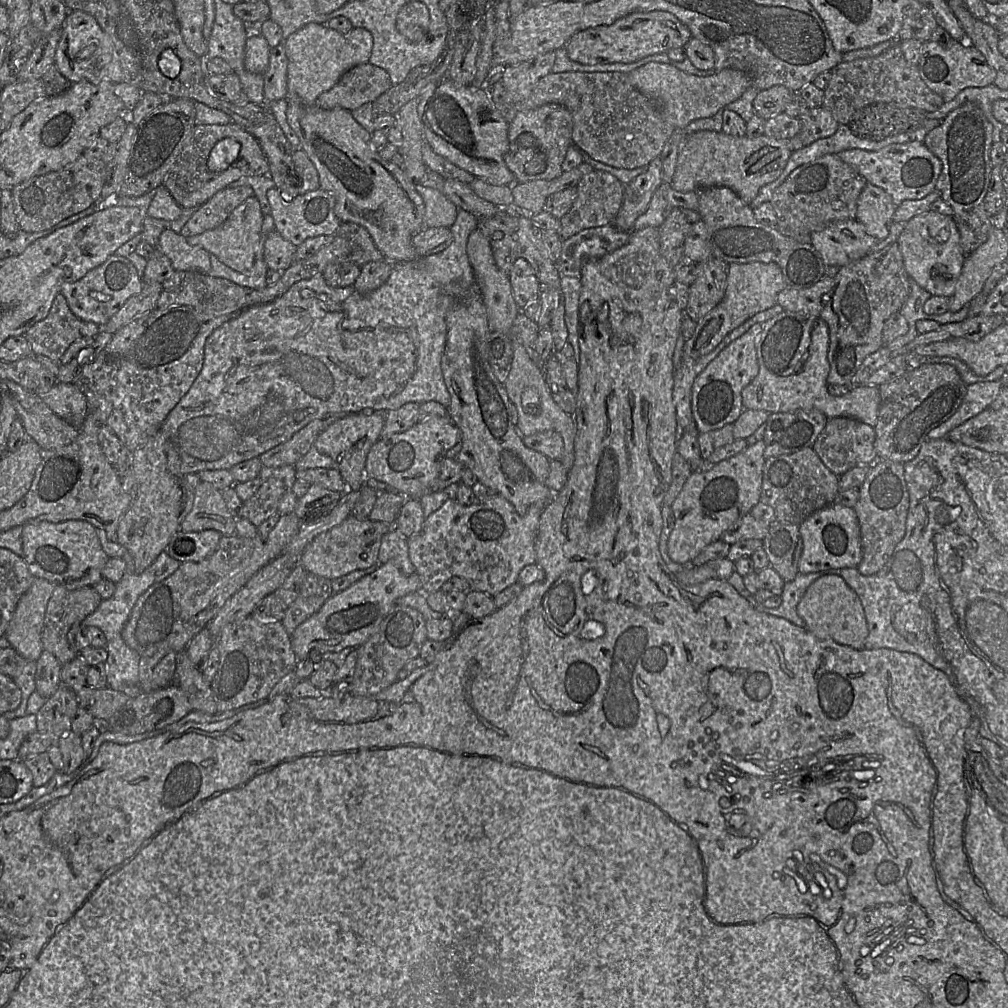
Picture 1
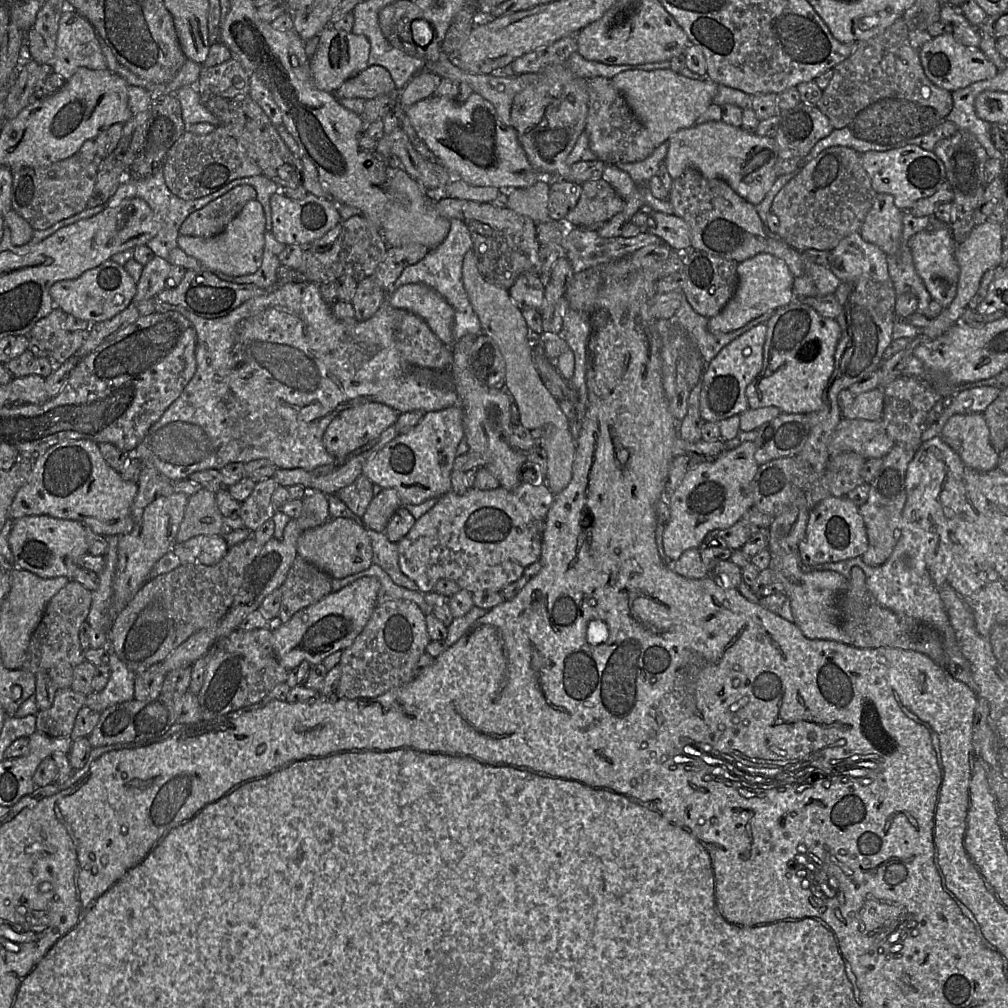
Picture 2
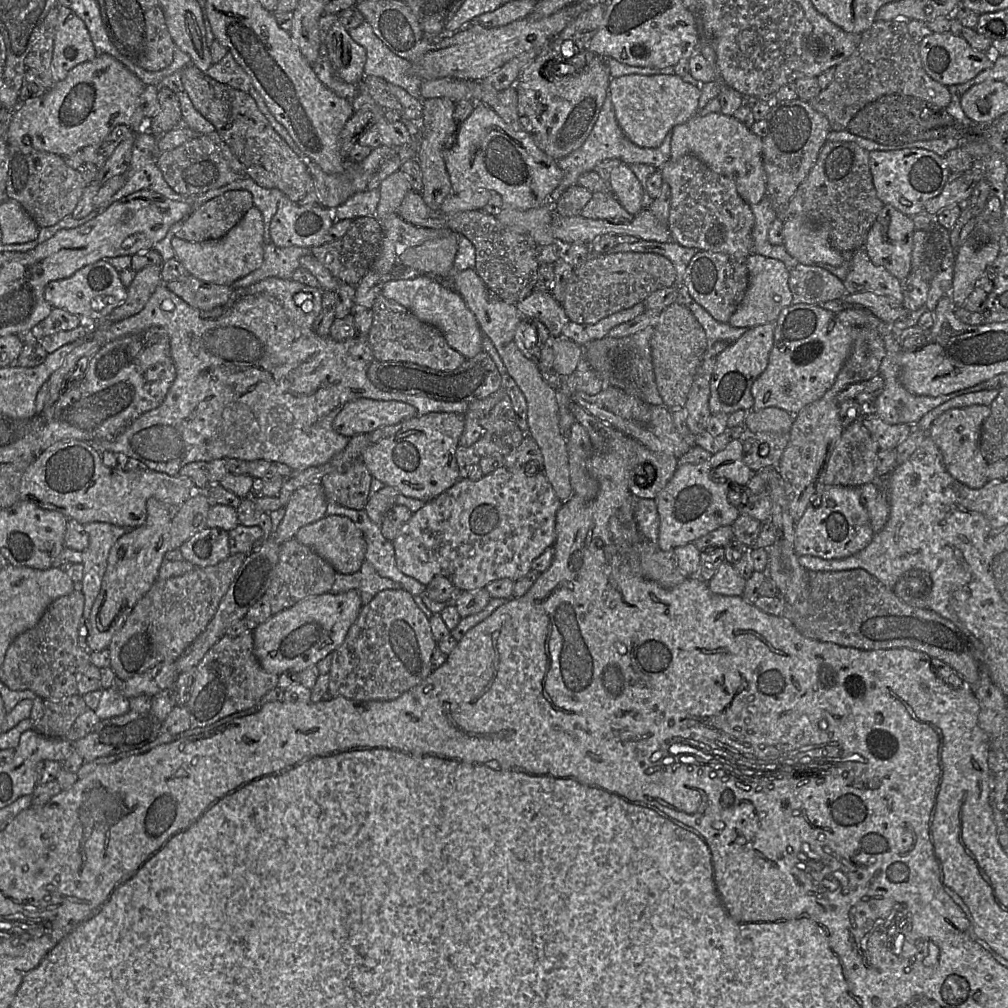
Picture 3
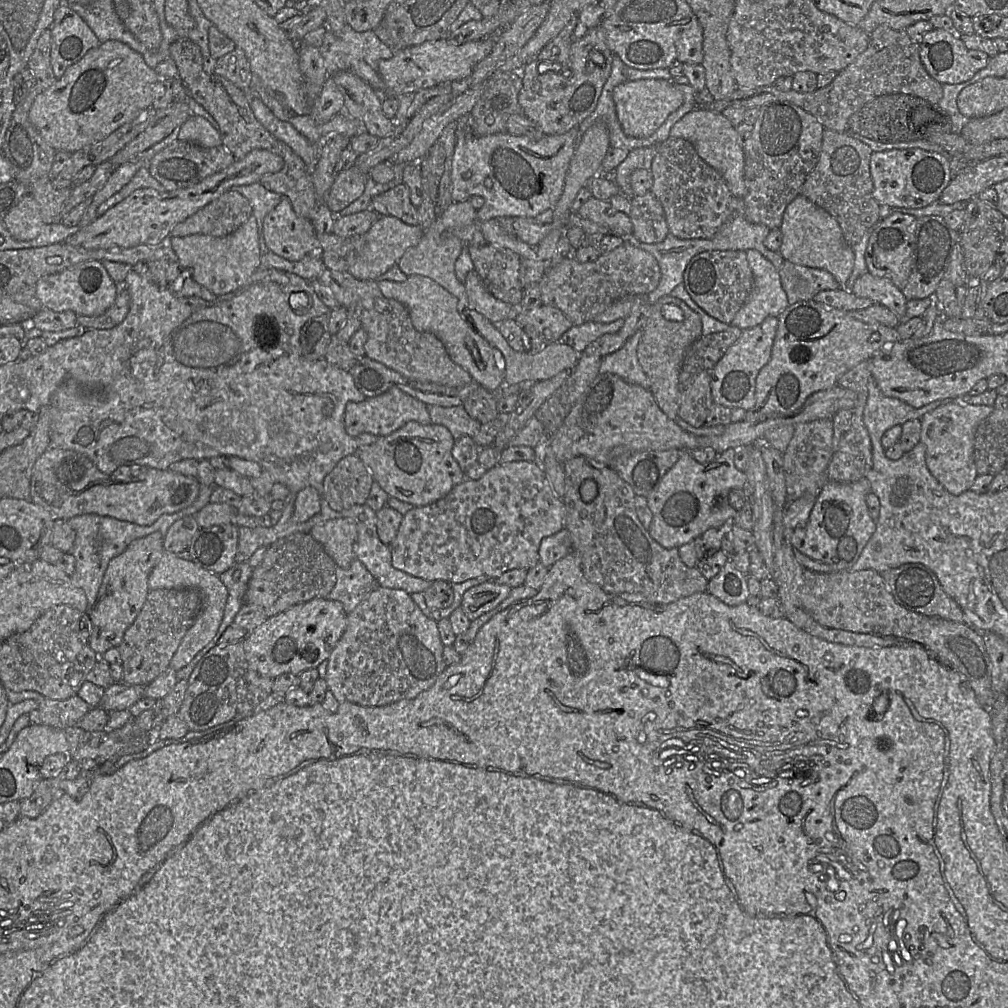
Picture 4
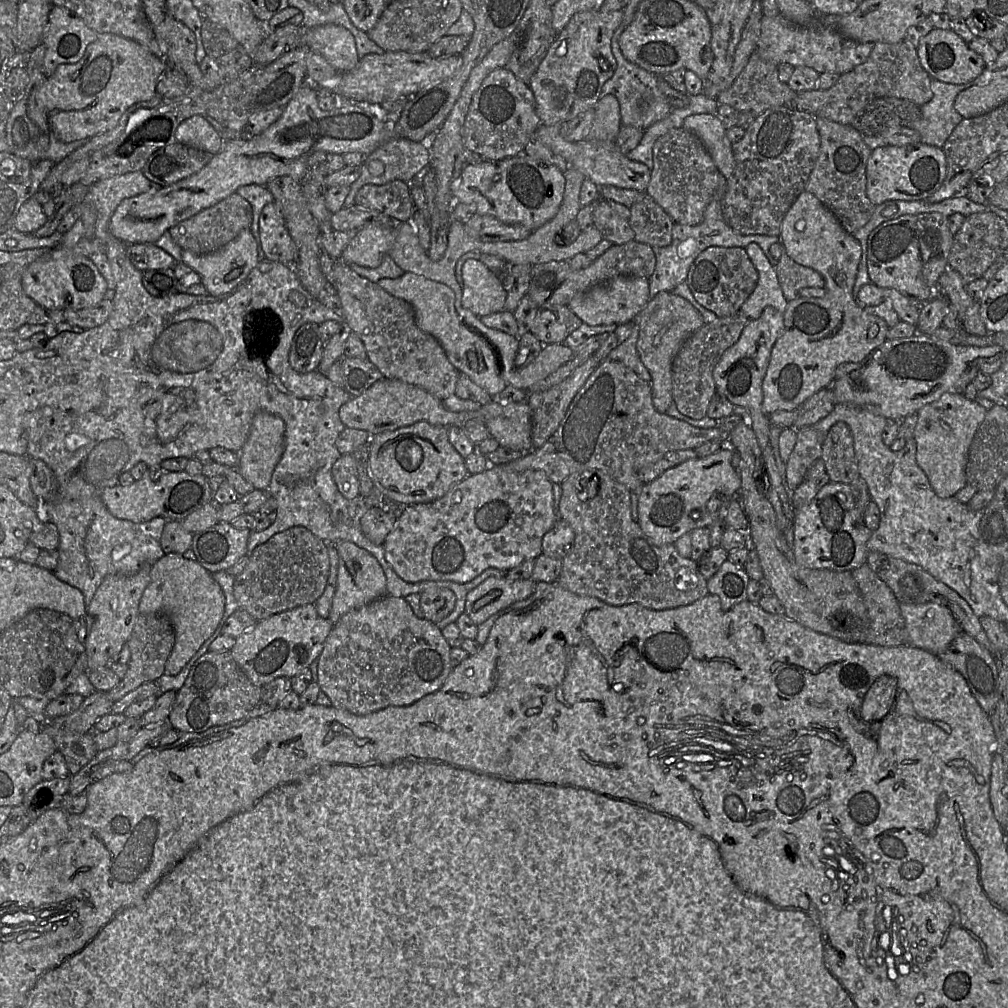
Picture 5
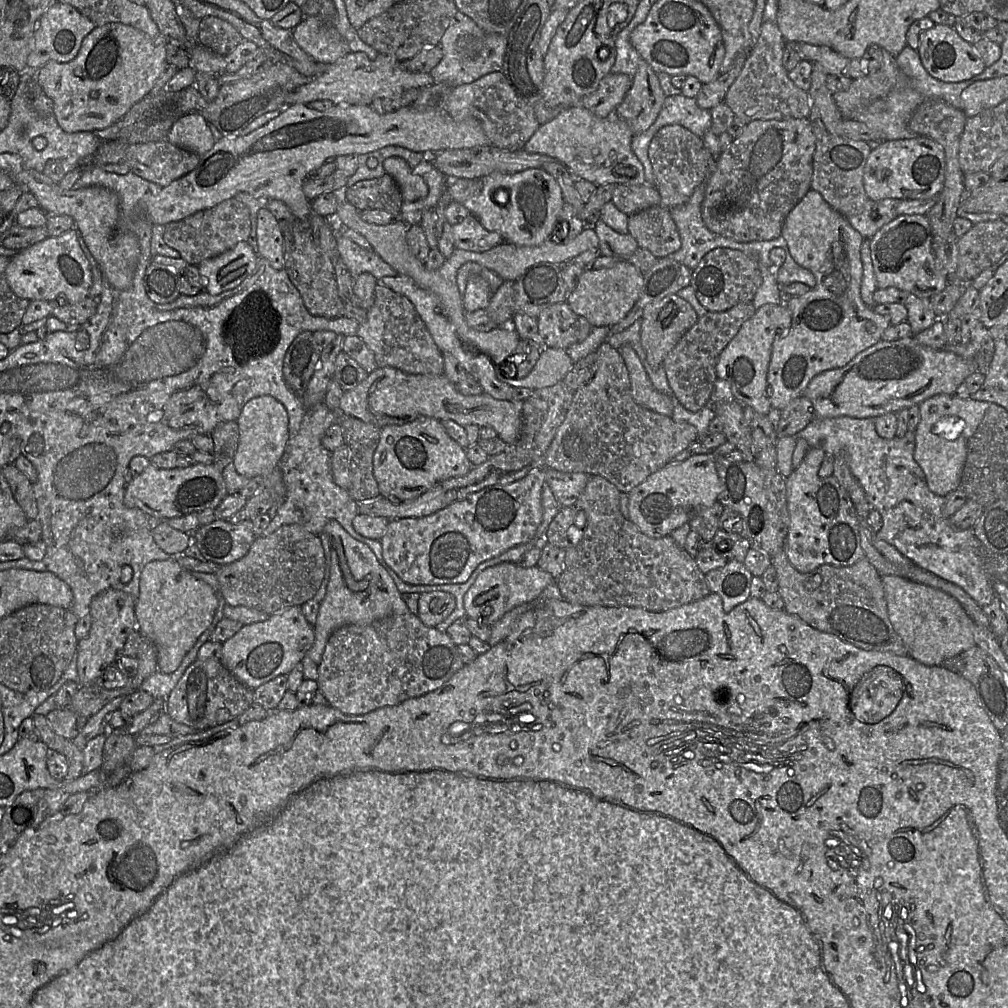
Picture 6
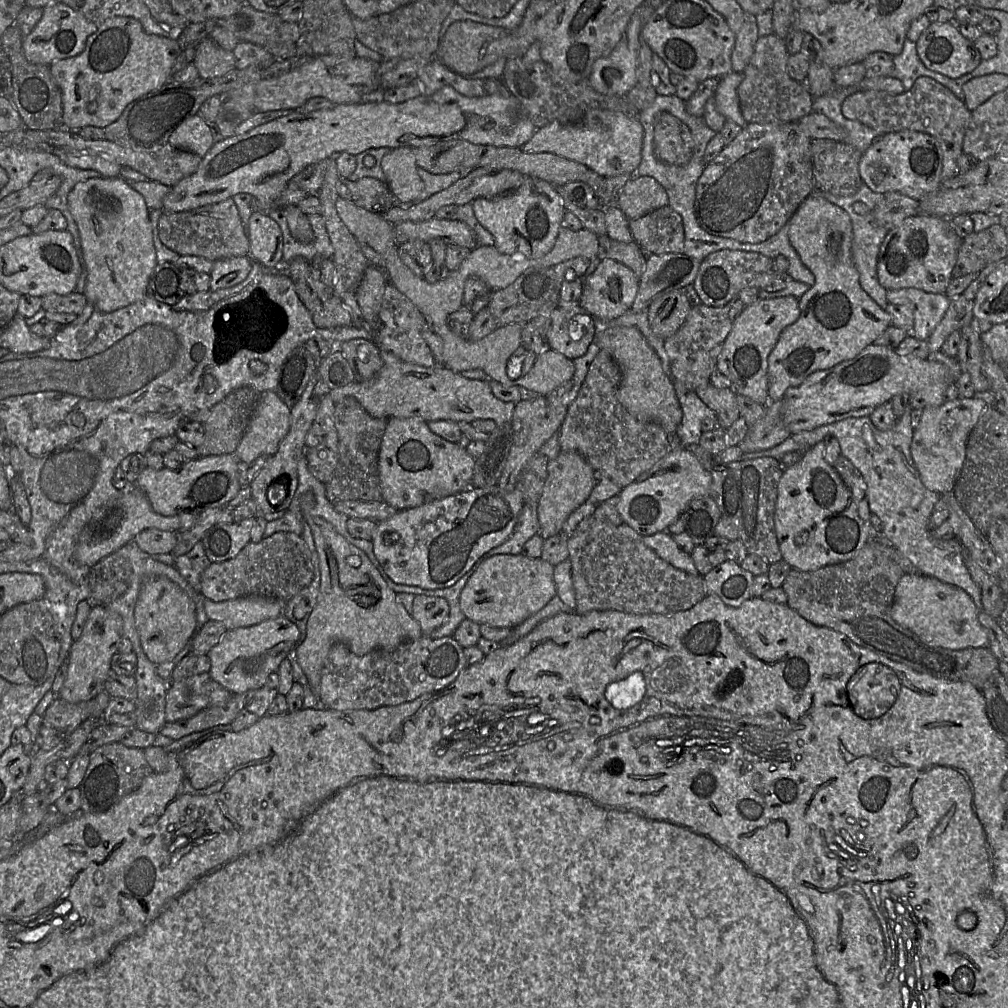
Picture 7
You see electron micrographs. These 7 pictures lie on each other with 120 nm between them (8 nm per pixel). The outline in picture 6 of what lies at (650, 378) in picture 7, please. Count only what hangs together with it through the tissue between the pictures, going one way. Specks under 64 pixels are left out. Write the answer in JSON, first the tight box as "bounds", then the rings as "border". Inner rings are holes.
{"bounds":[618,345,672,417],"border":[[[624,345],[618,351],[629,372],[634,401],[645,408],[672,417],[671,397],[654,387],[635,350],[630,345]]]}

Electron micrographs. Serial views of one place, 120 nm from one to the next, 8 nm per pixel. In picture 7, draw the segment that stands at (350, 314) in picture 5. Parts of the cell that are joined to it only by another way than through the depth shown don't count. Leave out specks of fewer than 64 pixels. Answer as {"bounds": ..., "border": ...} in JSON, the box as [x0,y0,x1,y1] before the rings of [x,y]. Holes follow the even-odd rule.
{"bounds":[374,284,437,367],"border":[[[387,284],[383,293],[378,317],[382,321],[382,329],[376,332],[374,343],[382,350],[393,354],[400,360],[421,367],[434,367],[437,362],[425,342],[422,333],[426,319],[416,306],[392,284]]]}

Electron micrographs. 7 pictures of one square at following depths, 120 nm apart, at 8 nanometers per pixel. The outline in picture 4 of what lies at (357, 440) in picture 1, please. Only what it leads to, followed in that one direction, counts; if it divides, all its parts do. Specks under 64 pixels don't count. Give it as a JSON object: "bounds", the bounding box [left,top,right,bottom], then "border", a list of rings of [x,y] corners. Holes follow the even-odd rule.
{"bounds":[344,388,431,438],"border":[[[391,388],[379,396],[366,398],[362,402],[348,402],[344,414],[345,430],[347,434],[354,438],[362,433],[385,437],[410,421],[422,425],[431,424],[428,406],[397,388]]]}

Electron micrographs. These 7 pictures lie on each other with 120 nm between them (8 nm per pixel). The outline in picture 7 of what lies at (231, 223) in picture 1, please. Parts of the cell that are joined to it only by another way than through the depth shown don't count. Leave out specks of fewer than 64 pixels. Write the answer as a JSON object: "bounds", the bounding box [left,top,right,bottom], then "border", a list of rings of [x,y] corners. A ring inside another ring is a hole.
{"bounds":[209,255,252,291],"border":[[[249,255],[229,257],[214,261],[210,272],[209,290],[215,291],[233,287],[242,282],[252,269]]]}

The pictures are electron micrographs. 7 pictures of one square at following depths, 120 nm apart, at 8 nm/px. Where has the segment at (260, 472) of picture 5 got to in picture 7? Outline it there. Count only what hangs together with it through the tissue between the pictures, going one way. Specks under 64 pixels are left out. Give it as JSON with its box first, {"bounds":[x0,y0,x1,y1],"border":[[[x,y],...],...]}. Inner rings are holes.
{"bounds":[234,392,290,463],"border":[[[262,392],[248,427],[234,454],[241,463],[262,455],[273,456],[290,428],[290,408],[275,392]]]}

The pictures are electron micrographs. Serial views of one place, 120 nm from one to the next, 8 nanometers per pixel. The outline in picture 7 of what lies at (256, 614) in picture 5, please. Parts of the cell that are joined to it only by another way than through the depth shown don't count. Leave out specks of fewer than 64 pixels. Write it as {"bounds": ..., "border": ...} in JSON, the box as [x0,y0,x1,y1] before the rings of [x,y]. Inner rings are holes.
{"bounds":[200,532,313,602],"border":[[[276,532],[257,543],[249,542],[230,560],[211,563],[202,573],[200,593],[214,602],[251,595],[287,602],[307,587],[313,577],[311,551],[301,535],[293,532]]]}

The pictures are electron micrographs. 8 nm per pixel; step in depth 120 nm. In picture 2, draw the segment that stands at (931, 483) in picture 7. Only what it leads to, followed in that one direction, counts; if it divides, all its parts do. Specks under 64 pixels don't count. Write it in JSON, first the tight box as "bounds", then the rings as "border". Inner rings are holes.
{"bounds":[940,414,999,472],"border":[[[956,414],[948,419],[940,434],[963,463],[978,472],[997,468],[999,453],[990,443],[990,433],[983,414]]]}

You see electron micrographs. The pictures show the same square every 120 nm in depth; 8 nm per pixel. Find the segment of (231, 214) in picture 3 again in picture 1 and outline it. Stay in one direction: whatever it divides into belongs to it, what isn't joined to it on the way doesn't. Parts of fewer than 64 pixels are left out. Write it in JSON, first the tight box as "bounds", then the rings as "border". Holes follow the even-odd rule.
{"bounds":[181,186,255,238],"border":[[[249,186],[226,187],[203,204],[181,229],[185,238],[202,234],[222,225],[235,208],[255,195]]]}

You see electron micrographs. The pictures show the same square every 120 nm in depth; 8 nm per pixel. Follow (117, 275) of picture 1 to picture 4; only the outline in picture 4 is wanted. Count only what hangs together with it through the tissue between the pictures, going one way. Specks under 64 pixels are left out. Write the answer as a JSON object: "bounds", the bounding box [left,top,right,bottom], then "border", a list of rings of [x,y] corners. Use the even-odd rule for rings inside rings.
{"bounds":[36,260,117,315],"border":[[[88,260],[61,272],[42,277],[36,284],[36,295],[43,308],[55,312],[70,310],[79,315],[104,313],[117,296],[116,283],[112,280],[101,261]]]}

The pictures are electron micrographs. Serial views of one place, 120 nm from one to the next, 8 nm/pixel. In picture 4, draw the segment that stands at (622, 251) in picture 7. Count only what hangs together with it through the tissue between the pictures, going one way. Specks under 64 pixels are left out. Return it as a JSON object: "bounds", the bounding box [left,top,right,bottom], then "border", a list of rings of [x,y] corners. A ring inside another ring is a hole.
{"bounds":[577,196,633,238],"border":[[[591,196],[578,209],[577,214],[605,227],[608,234],[628,238],[633,236],[633,225],[629,215],[613,208],[609,200]]]}

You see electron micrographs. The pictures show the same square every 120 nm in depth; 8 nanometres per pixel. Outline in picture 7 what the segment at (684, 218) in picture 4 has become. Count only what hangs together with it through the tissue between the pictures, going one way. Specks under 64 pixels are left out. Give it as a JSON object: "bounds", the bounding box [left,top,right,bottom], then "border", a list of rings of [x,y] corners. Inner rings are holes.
{"bounds":[653,112,694,165],"border":[[[668,112],[657,118],[654,126],[653,151],[664,163],[684,165],[692,157],[694,139],[690,128]]]}

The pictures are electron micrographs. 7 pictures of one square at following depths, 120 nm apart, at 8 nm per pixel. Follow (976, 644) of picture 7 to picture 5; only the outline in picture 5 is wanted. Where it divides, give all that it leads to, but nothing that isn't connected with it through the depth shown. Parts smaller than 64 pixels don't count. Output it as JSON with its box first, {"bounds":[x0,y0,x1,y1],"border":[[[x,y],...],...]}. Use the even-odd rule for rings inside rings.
{"bounds":[900,603,962,656],"border":[[[900,603],[907,631],[907,645],[936,656],[943,653],[962,631],[950,610],[940,604]]]}

